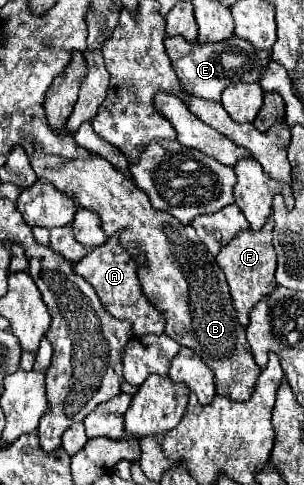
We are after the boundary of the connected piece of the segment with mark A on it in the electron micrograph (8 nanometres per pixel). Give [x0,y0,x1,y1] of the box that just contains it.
[74,238,166,338]

